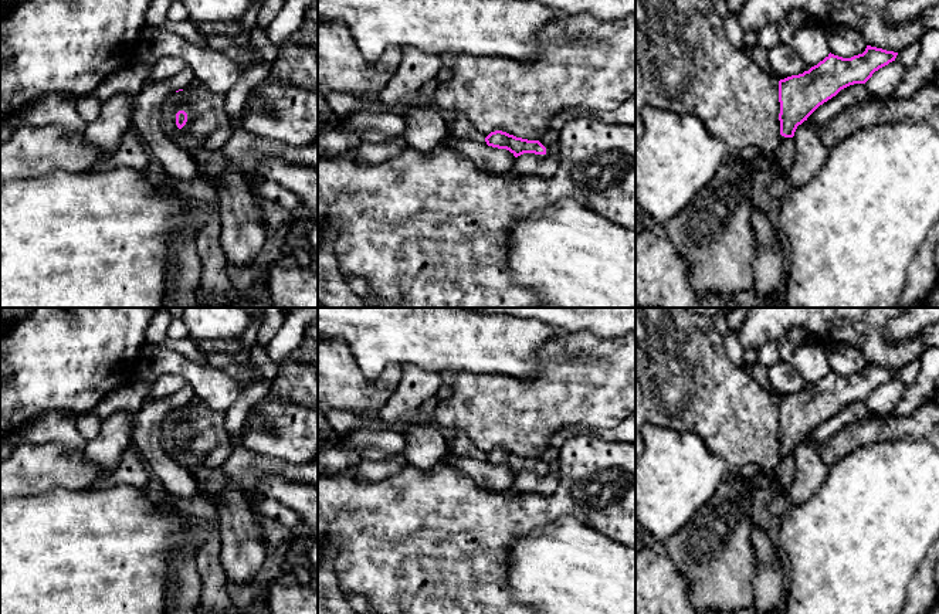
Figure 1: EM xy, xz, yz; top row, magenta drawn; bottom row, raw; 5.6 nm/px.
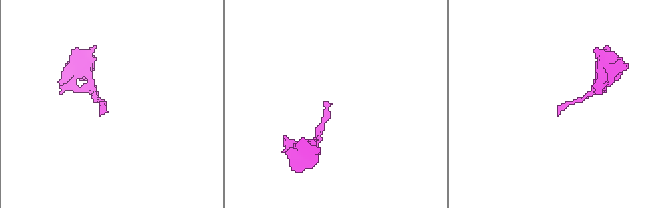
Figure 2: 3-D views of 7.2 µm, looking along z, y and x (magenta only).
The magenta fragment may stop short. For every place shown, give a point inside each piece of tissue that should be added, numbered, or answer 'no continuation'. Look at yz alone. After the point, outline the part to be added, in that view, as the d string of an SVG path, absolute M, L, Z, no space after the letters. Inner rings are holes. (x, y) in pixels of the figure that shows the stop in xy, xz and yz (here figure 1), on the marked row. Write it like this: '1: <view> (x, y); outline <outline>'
1: yz (785, 153); outline M782 136L780 145L776 152L772 155L773 160L779 163L782 176L787 177L787 173L794 160L794 142L793 138Z

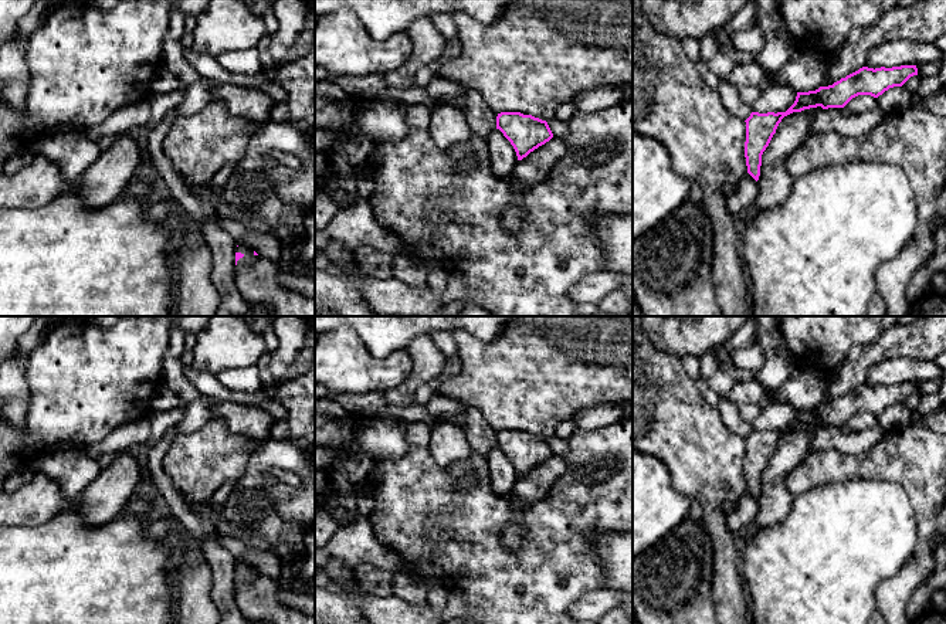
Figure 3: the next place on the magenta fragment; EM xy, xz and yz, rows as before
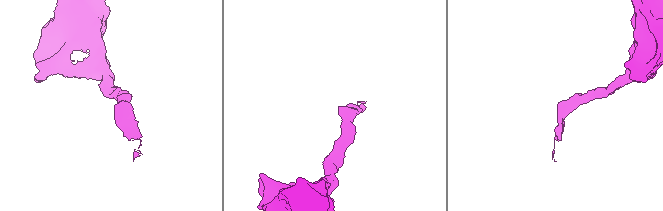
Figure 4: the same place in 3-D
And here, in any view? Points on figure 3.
1: xy (256, 277); outline M238 245L235 252L244 255L235 265L235 285L247 303L264 305L269 316L315 316L315 298L282 286L277 278L278 264L245 245Z

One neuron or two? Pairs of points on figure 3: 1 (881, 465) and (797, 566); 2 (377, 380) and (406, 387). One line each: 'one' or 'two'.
1: two
2: two

